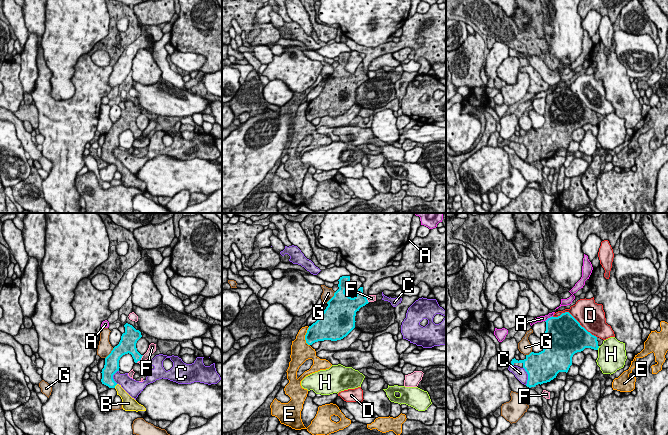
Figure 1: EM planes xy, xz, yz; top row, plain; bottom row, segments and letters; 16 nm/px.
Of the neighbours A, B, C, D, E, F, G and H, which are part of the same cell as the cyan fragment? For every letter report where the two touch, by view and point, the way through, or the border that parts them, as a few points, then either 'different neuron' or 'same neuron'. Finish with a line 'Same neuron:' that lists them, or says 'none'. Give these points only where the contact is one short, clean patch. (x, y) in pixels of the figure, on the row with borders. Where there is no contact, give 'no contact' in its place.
A: yz (548, 318) | along yz (552, 315), (545, 321) | different neuron
B: xy (115, 385) | across xy (107, 372), (107, 377), (115, 385), (125, 397) | same neuron
C: yz (528, 376) | along yz (523, 367), (527, 374), (526, 384) | different neuron
D: yz (574, 318) | different neuron
E: xz (305, 336) | different neuron
F: xy (140, 359) | different neuron
G: xz (332, 297) | along xz (335, 292), (326, 302) | different neuron
H: yz (598, 347) | different neuron
Same neuron: B

